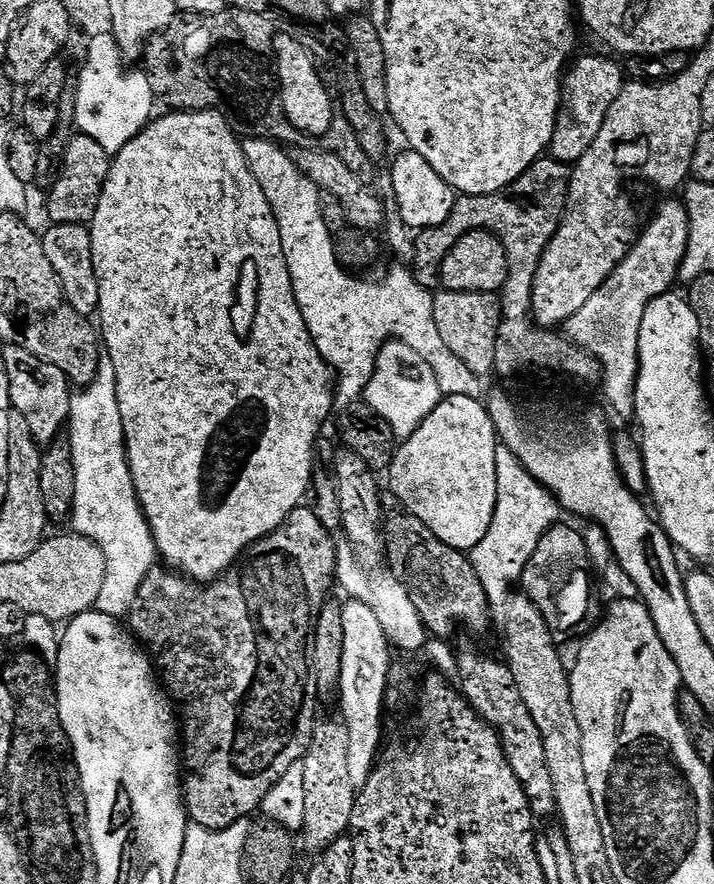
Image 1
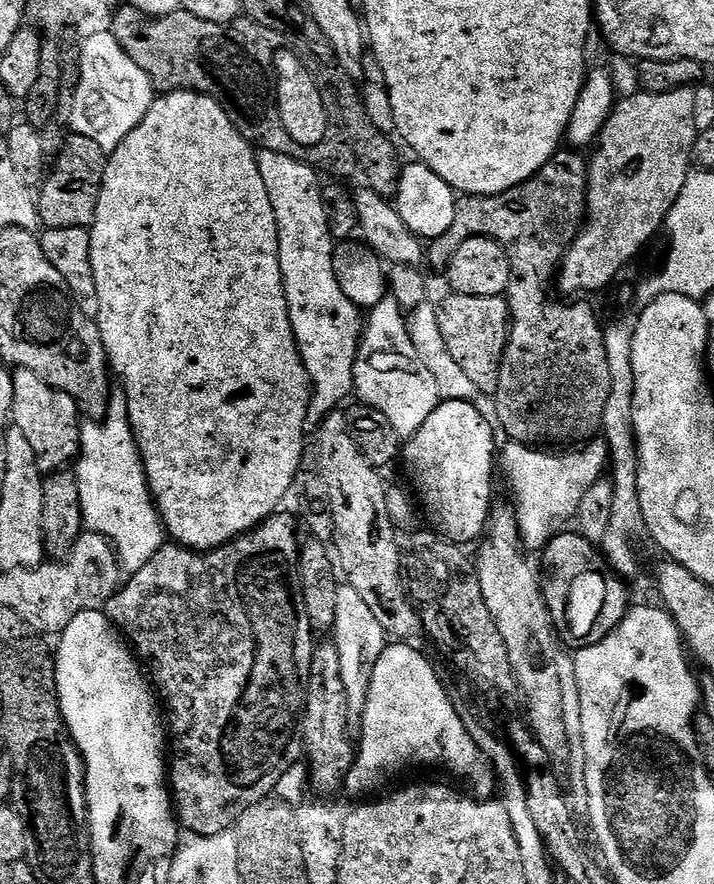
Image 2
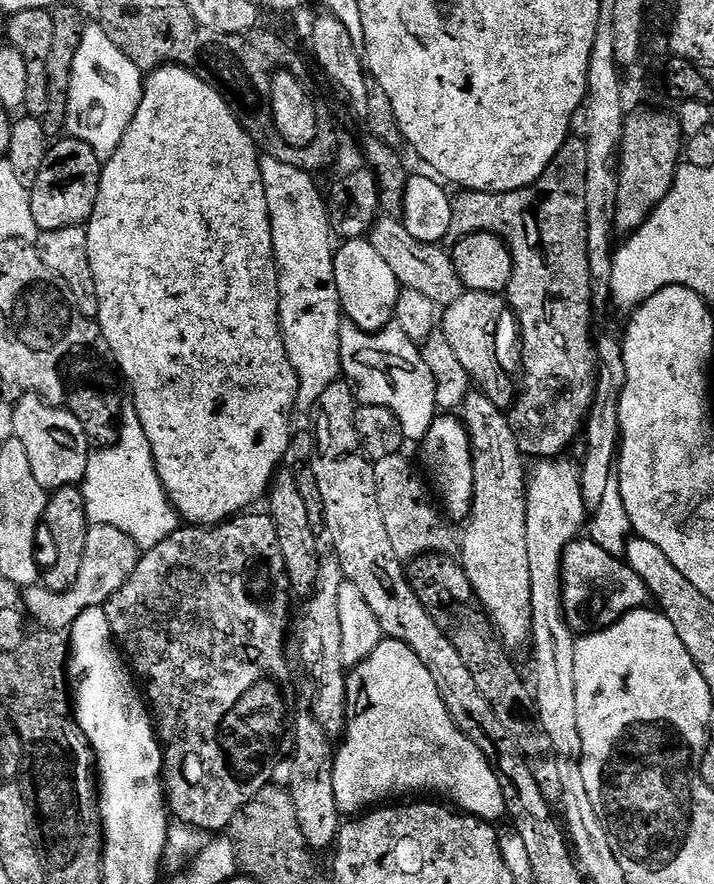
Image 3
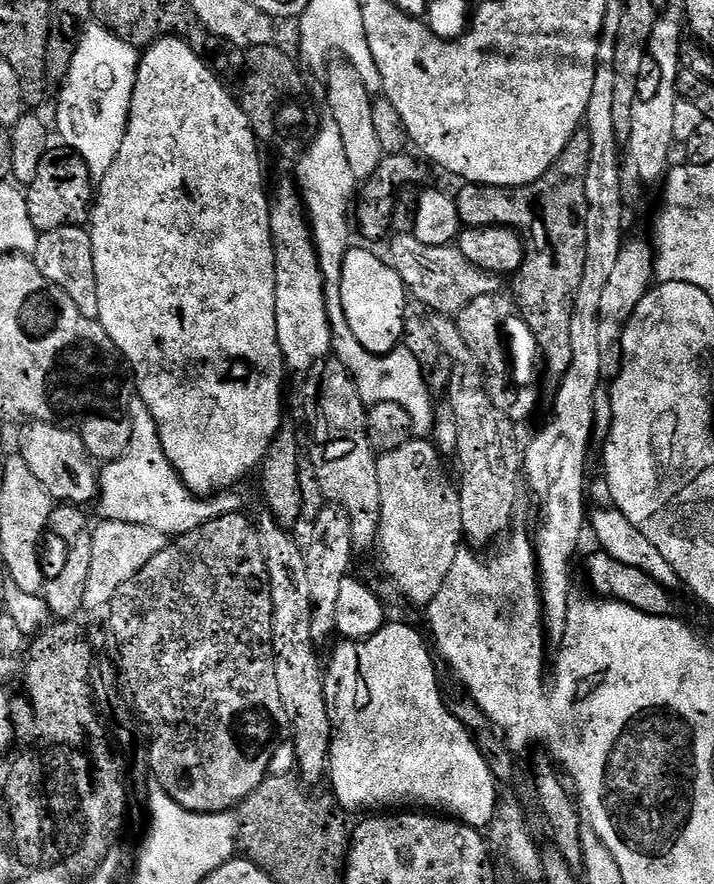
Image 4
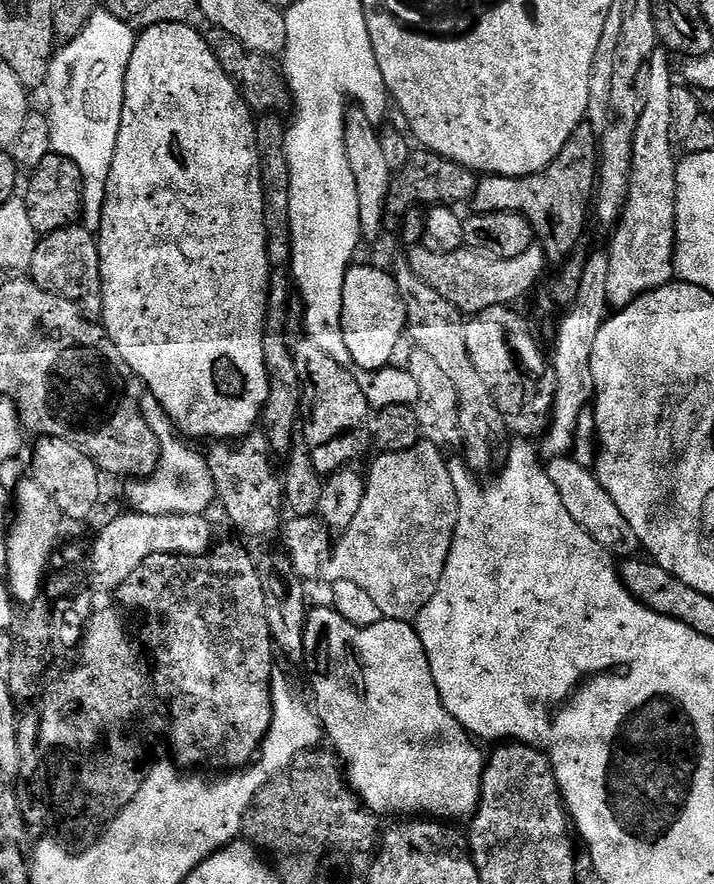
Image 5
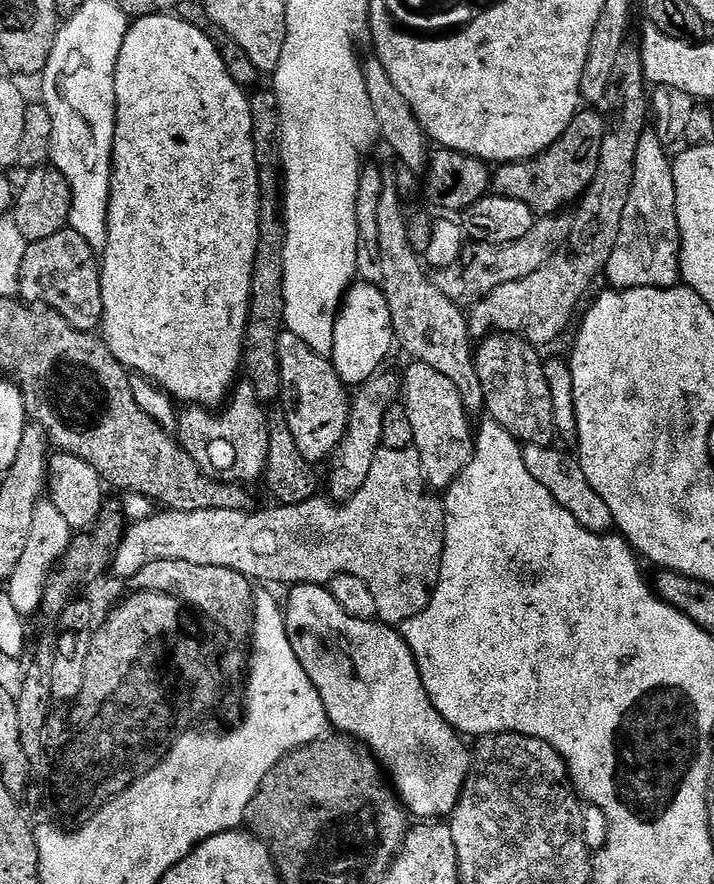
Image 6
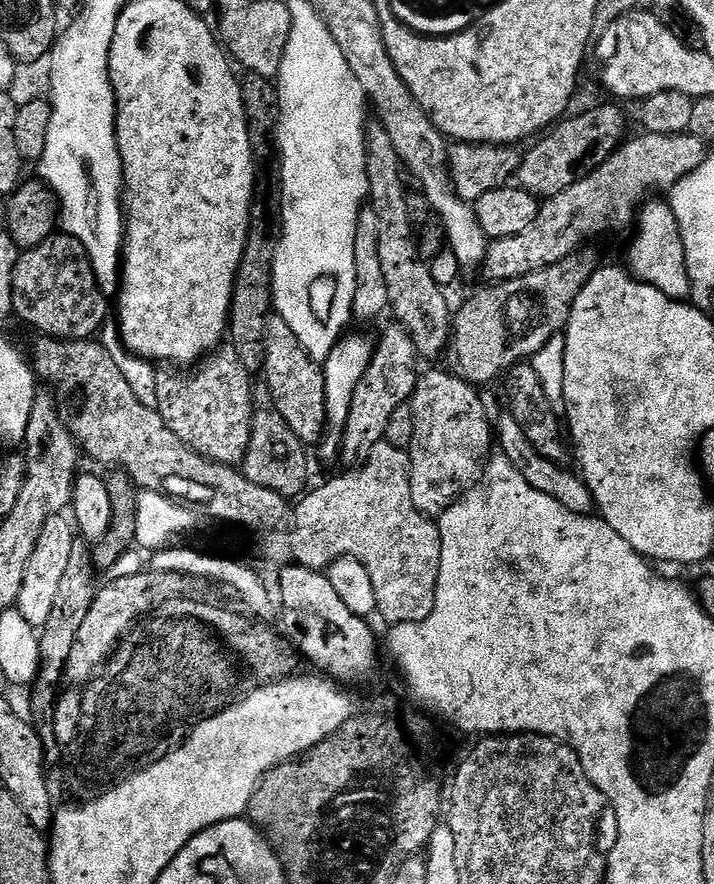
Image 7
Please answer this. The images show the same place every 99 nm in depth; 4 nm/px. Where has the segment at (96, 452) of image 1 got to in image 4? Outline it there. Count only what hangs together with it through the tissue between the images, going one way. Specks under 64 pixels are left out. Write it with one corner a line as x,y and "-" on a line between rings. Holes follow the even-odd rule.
138,394
128,397
128,417
132,423
132,441
126,454
107,461
98,472
99,515
103,519
150,526
150,530
175,538
214,518
241,511
242,505
235,491
225,490
211,498
201,498
185,486
166,458
154,418

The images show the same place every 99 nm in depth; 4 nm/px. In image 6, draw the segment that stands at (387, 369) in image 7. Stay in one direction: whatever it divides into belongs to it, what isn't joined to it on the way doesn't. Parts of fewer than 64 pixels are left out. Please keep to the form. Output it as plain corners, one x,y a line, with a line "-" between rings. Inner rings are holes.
381,370
371,376
365,384
359,385
360,392
351,399
352,413
346,434
342,442
331,454
328,468
328,484
326,480
326,492
331,499
337,502
351,500
362,486
366,486
366,478
370,478
370,470
374,466
374,458
382,447
382,422
386,418
388,409
397,403
402,392
402,380
399,375

